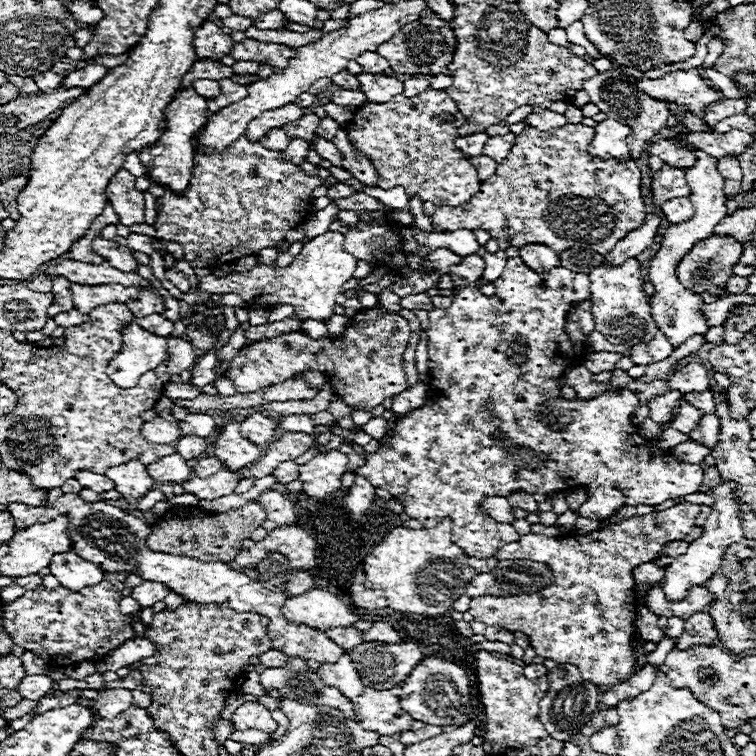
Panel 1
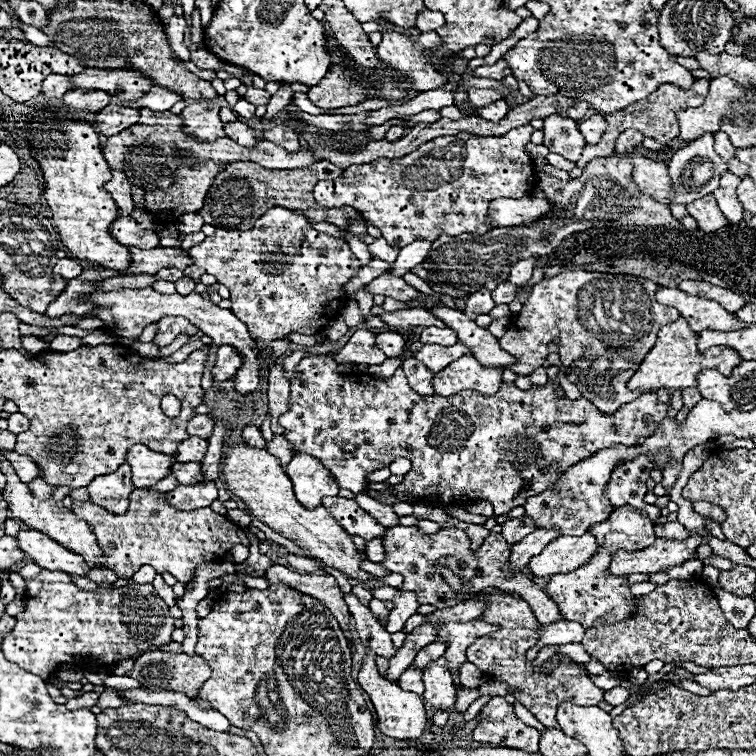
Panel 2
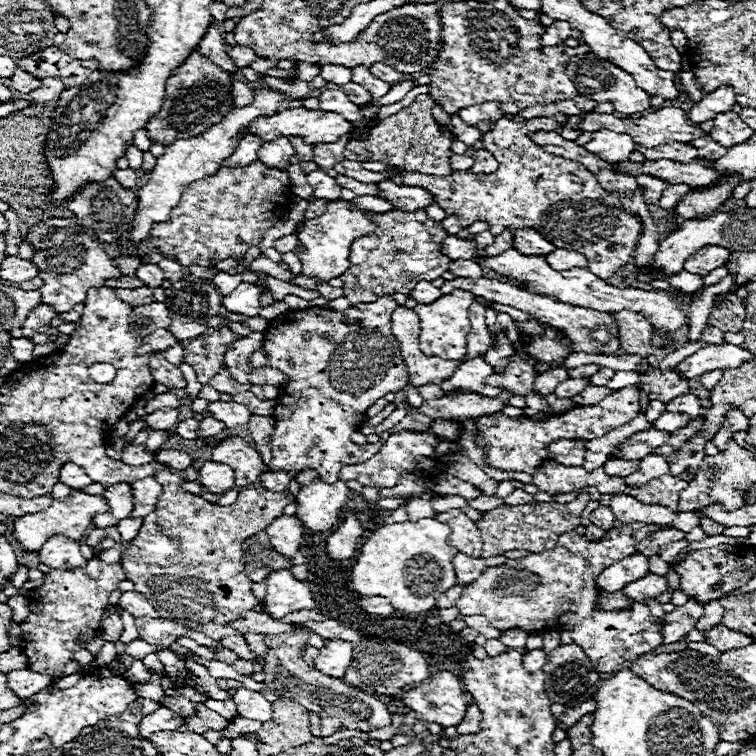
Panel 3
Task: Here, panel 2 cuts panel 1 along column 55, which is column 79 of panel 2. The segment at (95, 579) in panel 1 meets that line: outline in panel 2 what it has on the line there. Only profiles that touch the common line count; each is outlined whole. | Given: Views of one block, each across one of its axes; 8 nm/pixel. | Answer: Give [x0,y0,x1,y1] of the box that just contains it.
[16,530,90,576]

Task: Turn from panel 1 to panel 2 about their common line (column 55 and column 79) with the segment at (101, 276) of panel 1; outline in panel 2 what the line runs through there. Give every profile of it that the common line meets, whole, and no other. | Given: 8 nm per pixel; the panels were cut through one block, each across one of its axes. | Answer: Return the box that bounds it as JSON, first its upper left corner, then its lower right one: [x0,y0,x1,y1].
[54,258,82,280]

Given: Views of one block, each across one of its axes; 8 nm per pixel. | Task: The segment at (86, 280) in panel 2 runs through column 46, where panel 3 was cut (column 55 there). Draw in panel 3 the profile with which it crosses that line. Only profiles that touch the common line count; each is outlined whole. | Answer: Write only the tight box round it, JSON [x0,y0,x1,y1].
[22,304,58,338]

